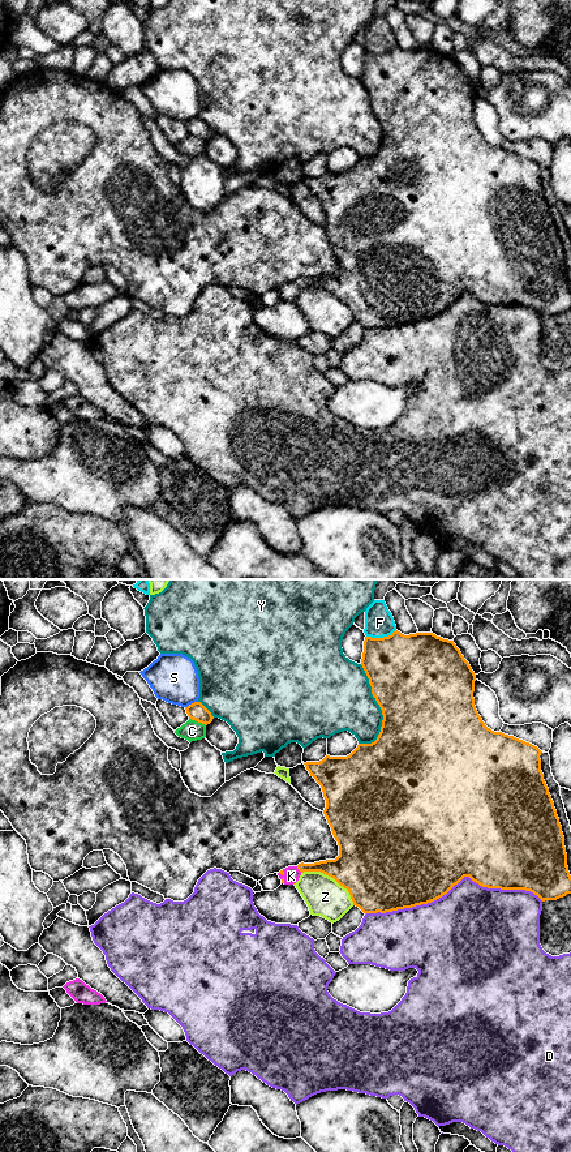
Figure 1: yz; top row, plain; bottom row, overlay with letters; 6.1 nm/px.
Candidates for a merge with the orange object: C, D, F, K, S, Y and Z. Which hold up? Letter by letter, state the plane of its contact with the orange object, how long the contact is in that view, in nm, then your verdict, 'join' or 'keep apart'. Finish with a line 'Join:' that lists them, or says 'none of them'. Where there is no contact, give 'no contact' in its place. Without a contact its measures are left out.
C: meets orange in yz; contact 120 nm long; keep apart
D: meets orange in yz; contact 1100 nm long; keep apart
F: meets orange in yz; contact 190 nm long; keep apart
K: meets orange in yz; contact 50 nm long; join
S: meets orange in yz; contact 90 nm long; keep apart
Y: meets orange in yz; contact 500 nm long; keep apart
Z: meets orange in yz; contact 380 nm long; keep apart
Join: K

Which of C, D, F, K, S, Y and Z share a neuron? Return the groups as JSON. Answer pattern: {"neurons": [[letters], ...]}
{"neurons": [["C"], ["D"], ["F"], ["K"], ["S"], ["Y"], ["Z"]]}

